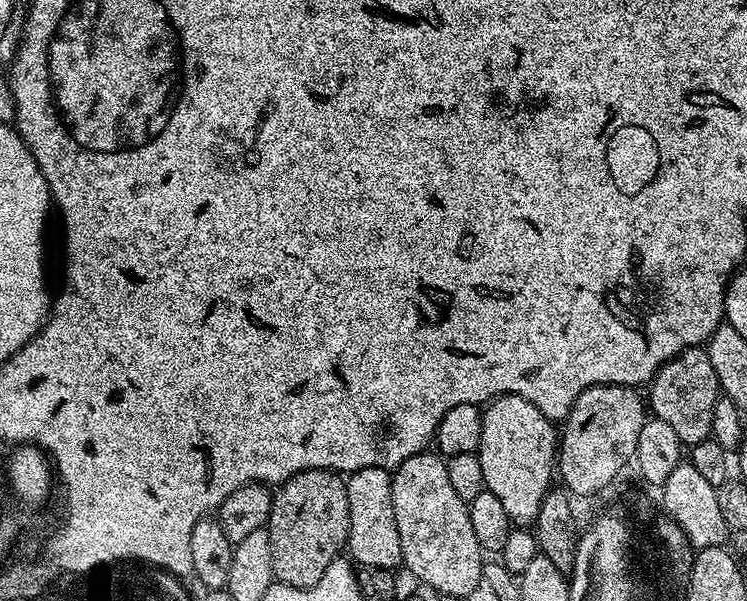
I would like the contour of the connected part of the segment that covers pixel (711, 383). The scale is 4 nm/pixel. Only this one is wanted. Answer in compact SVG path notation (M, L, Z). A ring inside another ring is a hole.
M700 346L685 348L675 358L665 362L646 388L646 404L651 415L668 423L684 446L697 444L713 435L716 403L721 403L721 400L720 379L718 374L714 374L714 366L710 366L707 351Z

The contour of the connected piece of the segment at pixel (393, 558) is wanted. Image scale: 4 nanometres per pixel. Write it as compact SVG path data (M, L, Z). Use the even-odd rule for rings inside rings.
M363 468L346 480L348 503L348 543L346 552L361 569L389 568L403 565L402 546L398 542L398 522L394 522L392 472L387 468Z

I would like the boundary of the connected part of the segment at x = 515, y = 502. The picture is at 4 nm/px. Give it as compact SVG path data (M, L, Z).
M497 396L495 400L489 400L482 412L482 438L478 455L482 462L482 478L484 487L502 507L516 526L535 525L538 518L538 510L542 510L542 498L553 487L554 461L558 456L558 428L553 421L544 417L542 410L521 396Z

